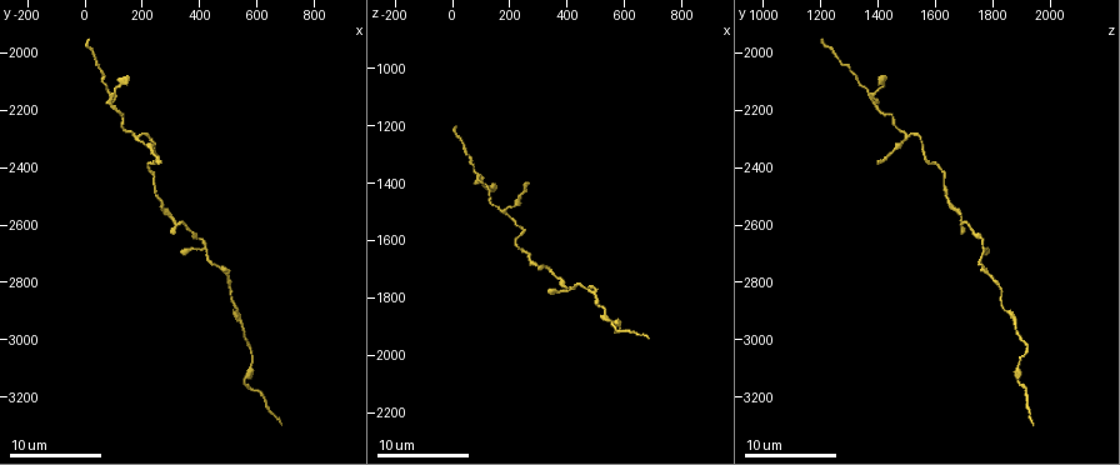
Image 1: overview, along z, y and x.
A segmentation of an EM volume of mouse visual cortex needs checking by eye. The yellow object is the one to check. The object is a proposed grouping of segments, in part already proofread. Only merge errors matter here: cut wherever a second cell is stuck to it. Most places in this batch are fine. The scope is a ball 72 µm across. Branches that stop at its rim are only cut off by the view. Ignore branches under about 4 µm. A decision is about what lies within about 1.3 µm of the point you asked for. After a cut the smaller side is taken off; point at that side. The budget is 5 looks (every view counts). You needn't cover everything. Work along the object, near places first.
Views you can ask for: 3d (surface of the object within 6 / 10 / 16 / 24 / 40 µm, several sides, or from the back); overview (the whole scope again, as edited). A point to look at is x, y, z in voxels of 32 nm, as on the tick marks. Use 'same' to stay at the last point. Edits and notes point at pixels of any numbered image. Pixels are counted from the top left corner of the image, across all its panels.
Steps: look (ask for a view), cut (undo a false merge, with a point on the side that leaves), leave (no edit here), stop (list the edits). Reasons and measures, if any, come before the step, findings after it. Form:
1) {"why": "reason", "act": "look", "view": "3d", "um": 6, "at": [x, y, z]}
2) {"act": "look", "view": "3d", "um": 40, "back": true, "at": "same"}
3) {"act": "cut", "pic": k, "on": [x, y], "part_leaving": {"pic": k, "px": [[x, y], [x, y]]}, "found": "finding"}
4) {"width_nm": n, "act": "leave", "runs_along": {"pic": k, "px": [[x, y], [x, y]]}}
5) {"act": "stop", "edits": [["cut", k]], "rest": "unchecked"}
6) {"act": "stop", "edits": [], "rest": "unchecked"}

{"act": "look", "view": "3d", "um": 10, "at": [180, 2290, 1500]}

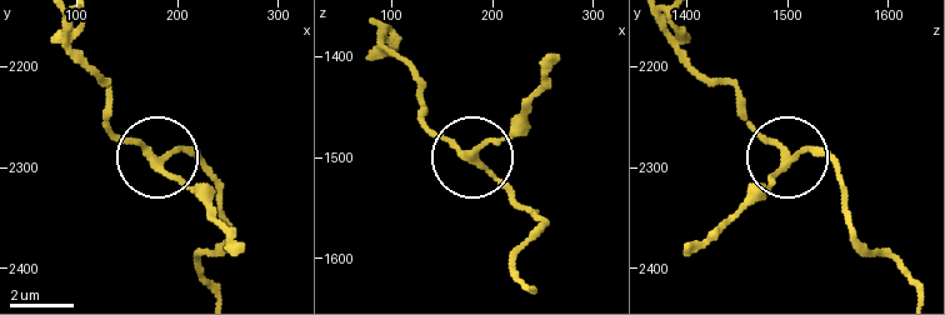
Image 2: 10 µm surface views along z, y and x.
{"side_arm_um": 5, "act": "leave", "runs_along": {"pic": 2, "px": [[219, 294], [219, 181], [165, 154], [211, 211]]}, "found": "continuous, no second cell"}

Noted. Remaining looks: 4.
{"why": "arms part here", "act": "look", "view": "3d", "um": 16, "at": [310, 2590, 1690]}

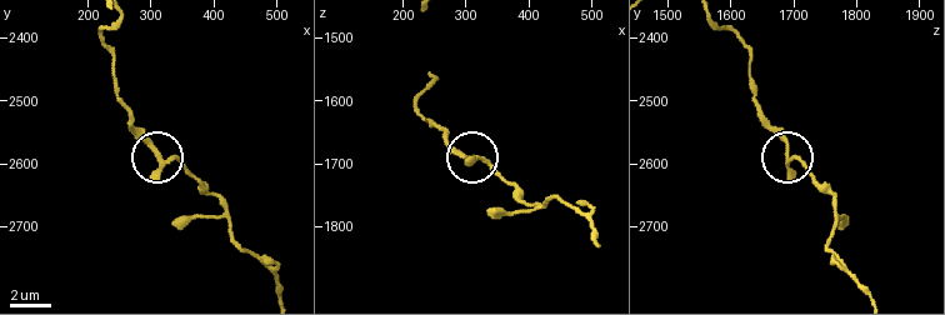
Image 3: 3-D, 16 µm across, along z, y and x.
{"arms": 3, "act": "leave", "found": "continuous, no second cell"}

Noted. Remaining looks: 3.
{"why": "sudden change in width", "act": "look", "view": "3d", "um": 10, "at": [550, 3150, 1890]}

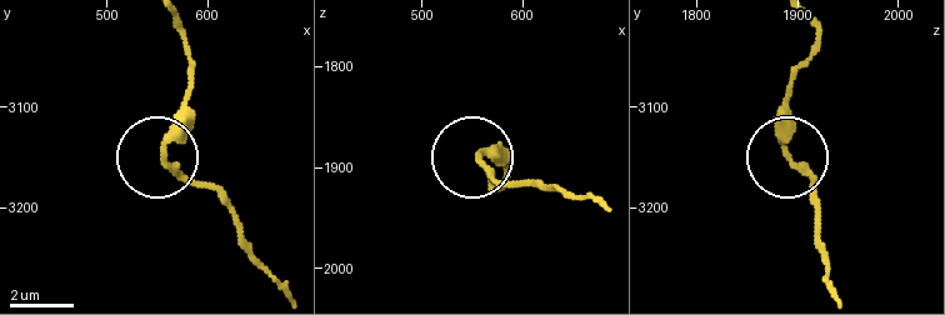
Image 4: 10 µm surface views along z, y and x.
{"act": "leave", "runs_along": {"pic": 4, "px": [[179, 24], [188, 89], [165, 153], [216, 190]]}, "found": "all the same cell"}

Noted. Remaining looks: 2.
{"act": "stop", "edits": [], "rest": "unchecked"}

